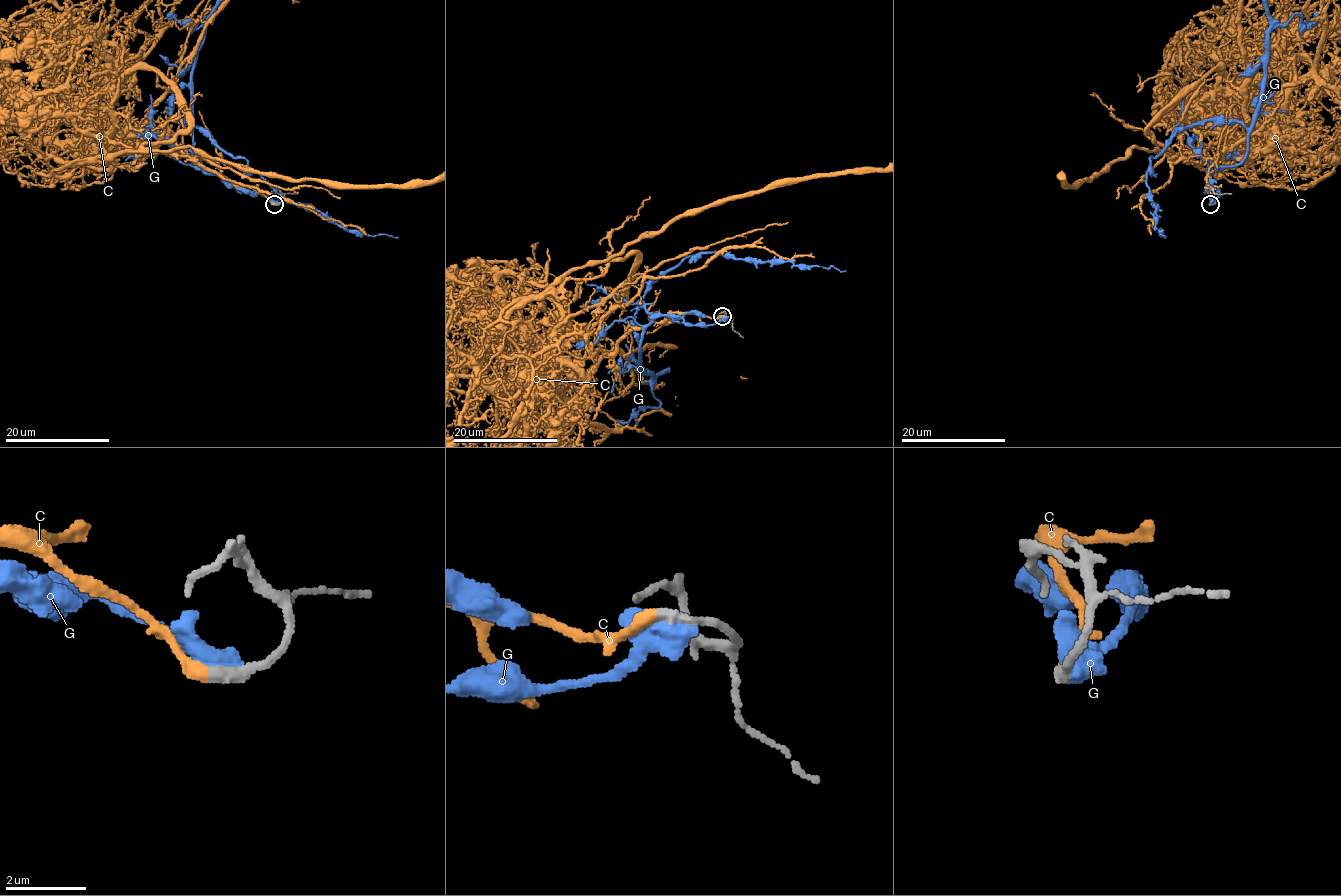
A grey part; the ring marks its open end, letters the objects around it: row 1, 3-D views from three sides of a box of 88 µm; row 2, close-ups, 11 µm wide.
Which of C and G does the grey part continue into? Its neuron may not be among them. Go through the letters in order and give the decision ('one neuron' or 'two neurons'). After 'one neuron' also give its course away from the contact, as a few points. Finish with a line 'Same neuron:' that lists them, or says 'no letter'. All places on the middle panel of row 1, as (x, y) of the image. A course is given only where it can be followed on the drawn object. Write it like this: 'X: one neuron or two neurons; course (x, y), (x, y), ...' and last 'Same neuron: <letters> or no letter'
C: one neuron
G: two neurons
Same neuron: C

